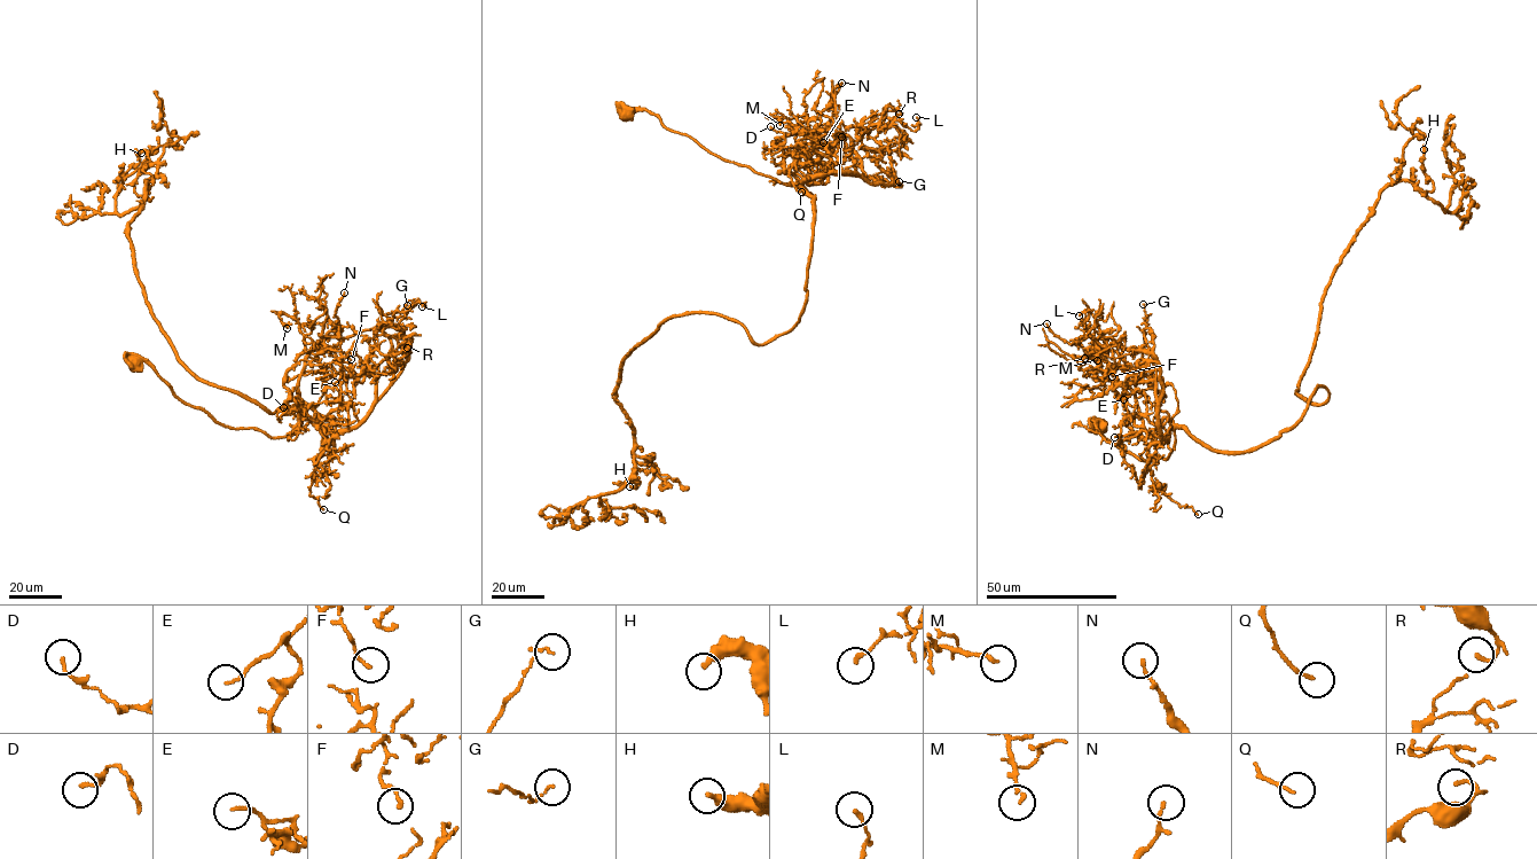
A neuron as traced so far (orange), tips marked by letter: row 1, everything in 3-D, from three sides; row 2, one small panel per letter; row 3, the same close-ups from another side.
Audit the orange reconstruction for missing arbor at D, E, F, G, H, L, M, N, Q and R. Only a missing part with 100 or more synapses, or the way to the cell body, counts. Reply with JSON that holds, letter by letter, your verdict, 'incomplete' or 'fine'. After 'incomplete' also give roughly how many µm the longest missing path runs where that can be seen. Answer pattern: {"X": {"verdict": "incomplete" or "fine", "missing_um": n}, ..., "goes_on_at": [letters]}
{"D": {"verdict": "incomplete", "missing_um": 80}, "E": {"verdict": "fine"}, "F": {"verdict": "fine"}, "G": {"verdict": "fine"}, "H": {"verdict": "fine"}, "L": {"verdict": "fine"}, "M": {"verdict": "fine"}, "N": {"verdict": "fine"}, "Q": {"verdict": "fine"}, "R": {"verdict": "fine"}, "goes_on_at": ["D"]}

